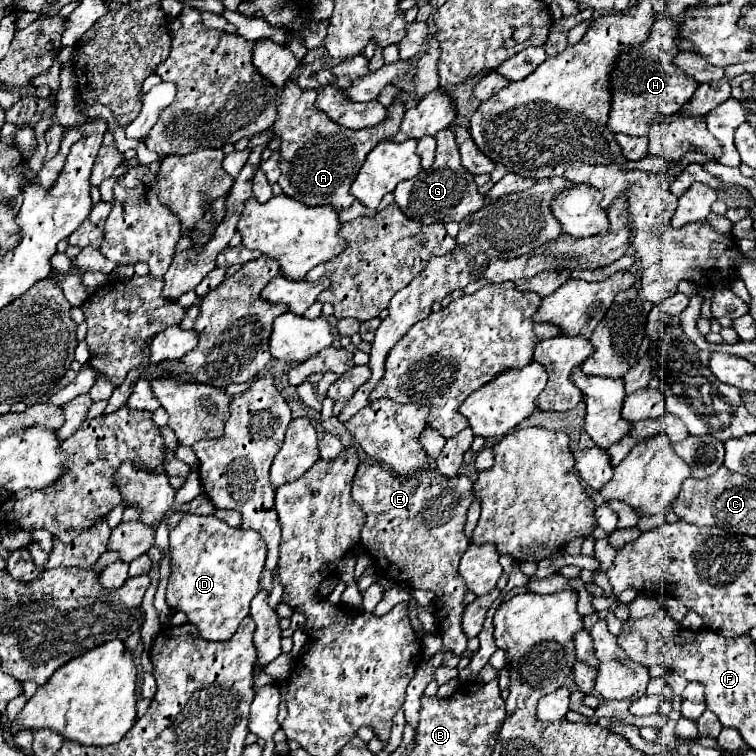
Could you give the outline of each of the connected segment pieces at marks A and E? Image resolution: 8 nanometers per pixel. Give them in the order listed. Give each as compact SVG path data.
M288 82L280 92L278 92L278 100L276 100L276 110L278 110L278 116L276 116L276 122L272 126L272 132L274 136L280 138L280 178L278 178L278 184L282 186L284 194L294 198L294 200L300 200L302 204L306 206L322 206L322 204L330 204L338 210L346 210L352 206L352 202L356 200L352 194L350 194L350 186L358 174L358 168L364 164L364 158L366 154L382 140L386 138L392 138L396 132L398 132L398 124L402 122L402 116L404 116L404 104L402 102L394 102L390 108L388 108L388 118L382 122L382 124L376 124L374 128L366 128L366 130L348 130L348 128L342 128L334 122L328 120L328 116L324 116L324 112L316 110L314 102L316 102L316 96L318 92L316 90L304 90L304 88L298 88L294 82Z
M362 462L352 480L352 500L360 504L366 514L360 540L378 562L376 566L400 584L432 590L436 594L444 648L460 656L468 644L468 638L460 626L464 612L462 600L468 588L458 574L458 560L468 548L464 524L468 506L474 500L472 480L464 474L444 478L438 470L420 470L408 478L396 478L380 464Z

